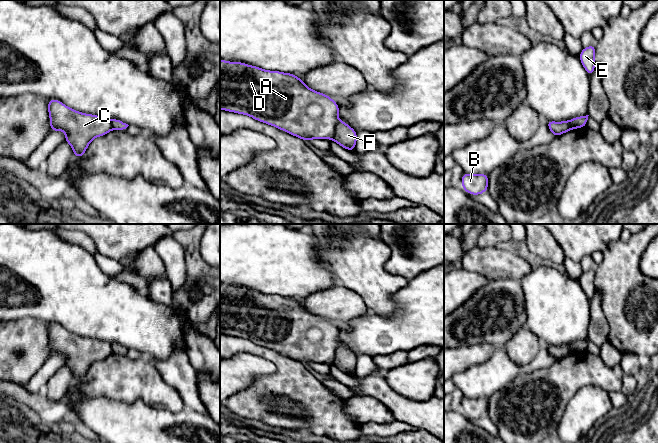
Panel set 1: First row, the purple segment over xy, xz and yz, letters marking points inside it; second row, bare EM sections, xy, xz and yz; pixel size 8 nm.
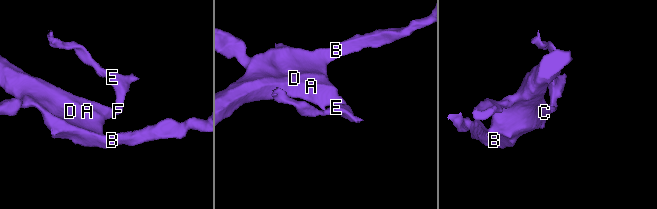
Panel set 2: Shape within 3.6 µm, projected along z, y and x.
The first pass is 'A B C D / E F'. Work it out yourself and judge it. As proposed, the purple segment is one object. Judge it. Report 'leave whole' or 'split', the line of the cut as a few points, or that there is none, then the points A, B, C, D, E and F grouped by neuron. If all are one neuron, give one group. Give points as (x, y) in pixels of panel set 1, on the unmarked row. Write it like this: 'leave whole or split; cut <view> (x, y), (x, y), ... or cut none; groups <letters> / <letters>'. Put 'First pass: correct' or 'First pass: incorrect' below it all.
split; cut xz (340, 345), (335, 352), (332, 363); groups A B C D / E F
First pass: correct

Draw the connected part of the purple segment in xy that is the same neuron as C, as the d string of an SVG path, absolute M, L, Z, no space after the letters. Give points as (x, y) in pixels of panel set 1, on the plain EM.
M48 323L48 337L51 356L60 354L66 358L65 366L72 370L75 382L84 379L94 362L113 354L110 343L78 336L59 324Z

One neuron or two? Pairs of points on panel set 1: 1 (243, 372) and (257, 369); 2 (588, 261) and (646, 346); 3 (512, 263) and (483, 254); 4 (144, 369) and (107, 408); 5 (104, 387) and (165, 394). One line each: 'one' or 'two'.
1: one
2: two
3: one
4: two
5: one

